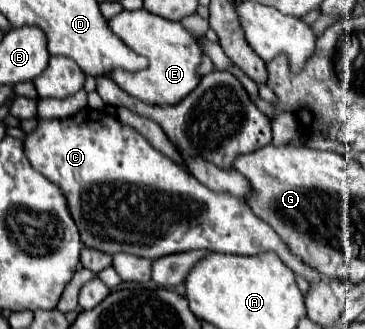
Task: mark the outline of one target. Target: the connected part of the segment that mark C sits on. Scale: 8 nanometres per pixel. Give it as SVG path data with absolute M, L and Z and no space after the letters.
M84 108L74 116L62 120L38 120L34 132L24 138L24 154L36 172L46 174L46 178L60 186L72 220L80 230L80 240L86 248L104 252L114 256L116 252L128 252L140 258L156 260L160 256L184 252L184 250L208 250L208 252L224 252L224 254L240 254L240 256L256 256L262 252L276 252L280 260L292 270L302 274L308 282L326 280L328 284L340 284L344 292L348 286L340 280L330 280L310 266L306 266L300 258L296 258L280 236L260 220L246 202L236 200L232 194L214 192L196 182L186 168L158 152L138 130L122 124L116 116L104 110Z

